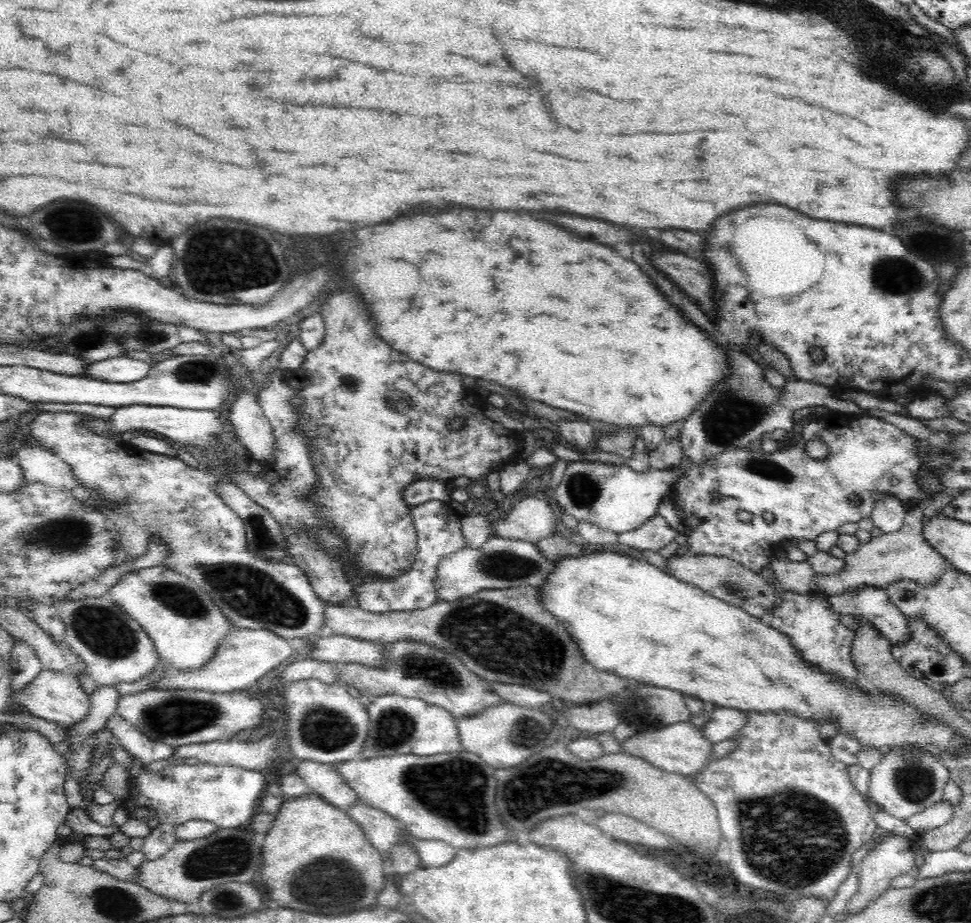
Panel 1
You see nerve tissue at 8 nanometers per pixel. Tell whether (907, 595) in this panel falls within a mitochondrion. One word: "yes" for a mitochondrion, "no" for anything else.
no

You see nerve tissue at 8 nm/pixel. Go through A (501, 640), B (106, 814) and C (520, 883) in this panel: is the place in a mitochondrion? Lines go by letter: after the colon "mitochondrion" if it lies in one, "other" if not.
A: mitochondrion
B: other
C: other

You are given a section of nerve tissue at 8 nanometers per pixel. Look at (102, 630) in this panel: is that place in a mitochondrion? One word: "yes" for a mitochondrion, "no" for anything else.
yes

